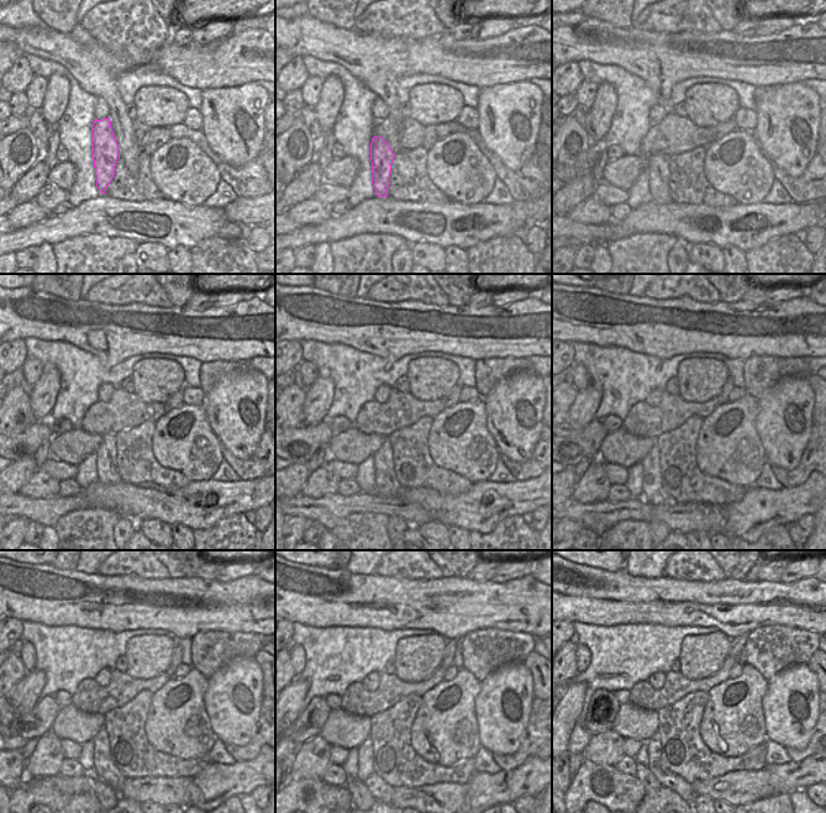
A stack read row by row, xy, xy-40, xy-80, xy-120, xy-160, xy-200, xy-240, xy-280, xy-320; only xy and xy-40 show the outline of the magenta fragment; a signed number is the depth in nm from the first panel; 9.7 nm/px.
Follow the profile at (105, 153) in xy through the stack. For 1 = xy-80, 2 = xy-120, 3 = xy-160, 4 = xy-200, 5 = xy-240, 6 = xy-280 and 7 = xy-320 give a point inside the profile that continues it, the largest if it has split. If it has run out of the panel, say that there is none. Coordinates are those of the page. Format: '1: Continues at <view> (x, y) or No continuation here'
1: Continues at xy-80 (658, 164)
2: Continues at xy-120 (106, 468)
3: Continues at xy-160 (387, 485)
4: Continues at xy-200 (659, 490)
5: Continues at xy-240 (114, 777)
6: Continues at xy-280 (393, 780)
7: Continues at xy-320 (668, 780).

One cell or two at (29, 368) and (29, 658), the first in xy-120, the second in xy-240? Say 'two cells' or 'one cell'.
one cell

